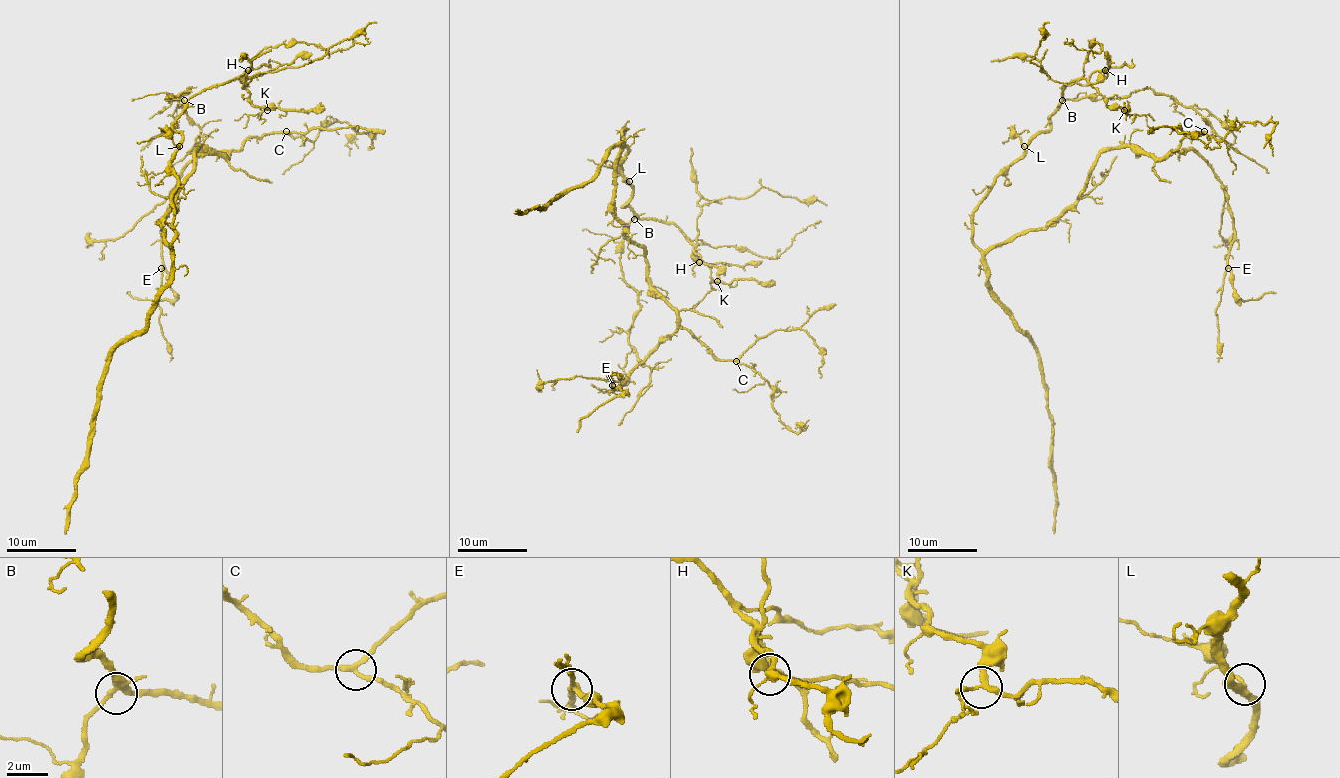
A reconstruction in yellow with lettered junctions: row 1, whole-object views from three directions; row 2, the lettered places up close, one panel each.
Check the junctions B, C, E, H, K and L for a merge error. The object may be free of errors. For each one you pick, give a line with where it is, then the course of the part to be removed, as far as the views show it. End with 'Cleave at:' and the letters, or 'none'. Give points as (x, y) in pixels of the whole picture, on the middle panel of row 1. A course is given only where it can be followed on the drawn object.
H: (699, 262) | (698, 262), (697, 220), (703, 205), (716, 200), (748, 198), (761, 188), (826, 205)
Cleave at: H

